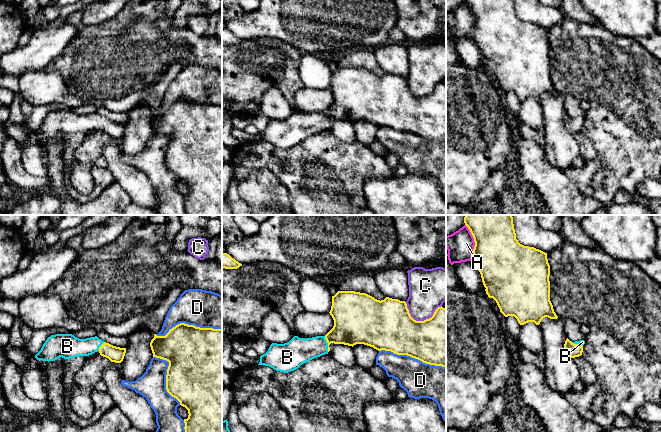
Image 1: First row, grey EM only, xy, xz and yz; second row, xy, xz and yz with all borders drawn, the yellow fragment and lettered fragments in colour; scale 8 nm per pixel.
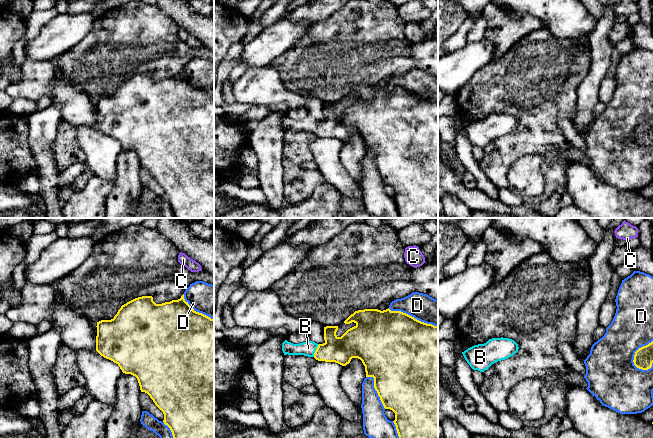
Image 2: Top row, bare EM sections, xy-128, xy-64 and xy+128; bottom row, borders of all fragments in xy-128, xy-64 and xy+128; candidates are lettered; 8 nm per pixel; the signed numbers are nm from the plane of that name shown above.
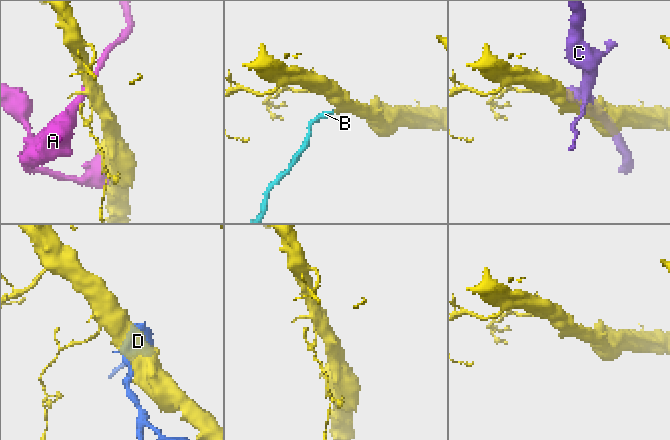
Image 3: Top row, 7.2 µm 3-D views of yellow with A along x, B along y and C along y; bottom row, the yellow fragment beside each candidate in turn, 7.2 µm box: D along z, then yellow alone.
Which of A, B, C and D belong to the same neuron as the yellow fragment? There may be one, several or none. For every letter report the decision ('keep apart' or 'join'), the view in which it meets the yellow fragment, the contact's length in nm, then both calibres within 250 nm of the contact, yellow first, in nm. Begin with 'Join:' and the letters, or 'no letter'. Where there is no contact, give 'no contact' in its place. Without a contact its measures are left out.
Join: B
A: keep apart | yz | 300 nm | 400/220 nm
B: join | xz | 130 nm | 300/220 nm
C: keep apart | xz | 300 nm | 420/300 nm
D: keep apart | xy | 550 nm | 460/300 nm

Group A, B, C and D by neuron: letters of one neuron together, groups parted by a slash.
A / B / C / D

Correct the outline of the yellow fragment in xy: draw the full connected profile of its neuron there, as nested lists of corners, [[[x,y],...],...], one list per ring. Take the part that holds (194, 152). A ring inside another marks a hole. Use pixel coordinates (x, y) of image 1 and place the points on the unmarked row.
[[[180,99],[169,106],[165,112],[157,112],[150,118],[153,133],[160,134],[169,138],[166,151],[166,166],[180,181],[188,186],[188,194],[184,195],[185,215],[222,215],[222,105],[200,104],[194,101]]]

